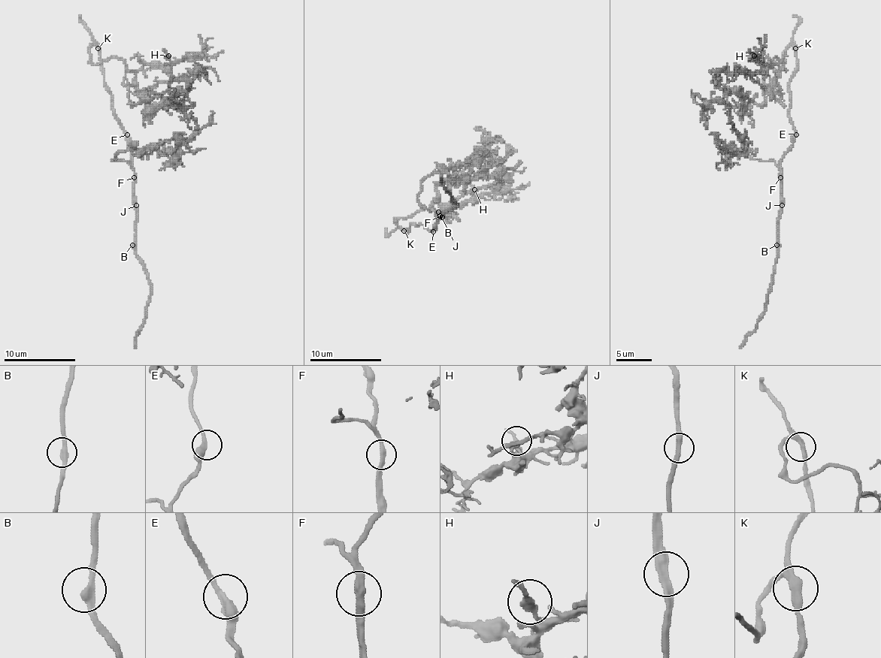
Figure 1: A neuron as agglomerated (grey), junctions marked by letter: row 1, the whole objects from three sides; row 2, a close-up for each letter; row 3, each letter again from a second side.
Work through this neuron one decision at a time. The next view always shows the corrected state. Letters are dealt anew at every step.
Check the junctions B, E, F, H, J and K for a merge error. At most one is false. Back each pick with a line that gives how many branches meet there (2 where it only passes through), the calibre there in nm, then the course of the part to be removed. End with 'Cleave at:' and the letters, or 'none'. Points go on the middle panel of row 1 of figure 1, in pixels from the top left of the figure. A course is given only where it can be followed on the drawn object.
Cleave at: none

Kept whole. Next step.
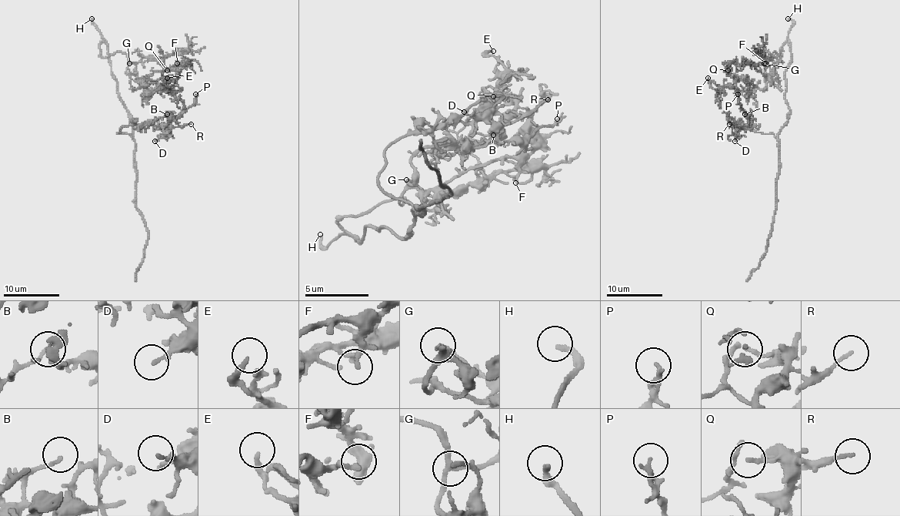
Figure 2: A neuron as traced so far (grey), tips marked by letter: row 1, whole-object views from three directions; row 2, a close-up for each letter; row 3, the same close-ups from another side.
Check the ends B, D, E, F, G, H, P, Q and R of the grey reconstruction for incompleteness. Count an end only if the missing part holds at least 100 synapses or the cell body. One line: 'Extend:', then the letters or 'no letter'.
Extend: H

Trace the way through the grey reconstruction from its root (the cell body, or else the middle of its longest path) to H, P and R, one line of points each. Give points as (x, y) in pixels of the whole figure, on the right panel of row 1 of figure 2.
H: (787, 87), (785, 72), (791, 59), (788, 31), (792, 25), (792, 21), (788, 18)
P: (787, 87), (789, 117), (775, 136), (754, 132), (728, 115), (734, 129), (747, 122), (738, 94)
R: (787, 87), (785, 102), (789, 117), (775, 136), (754, 132), (728, 115), (734, 129), (739, 128), (729, 124)

